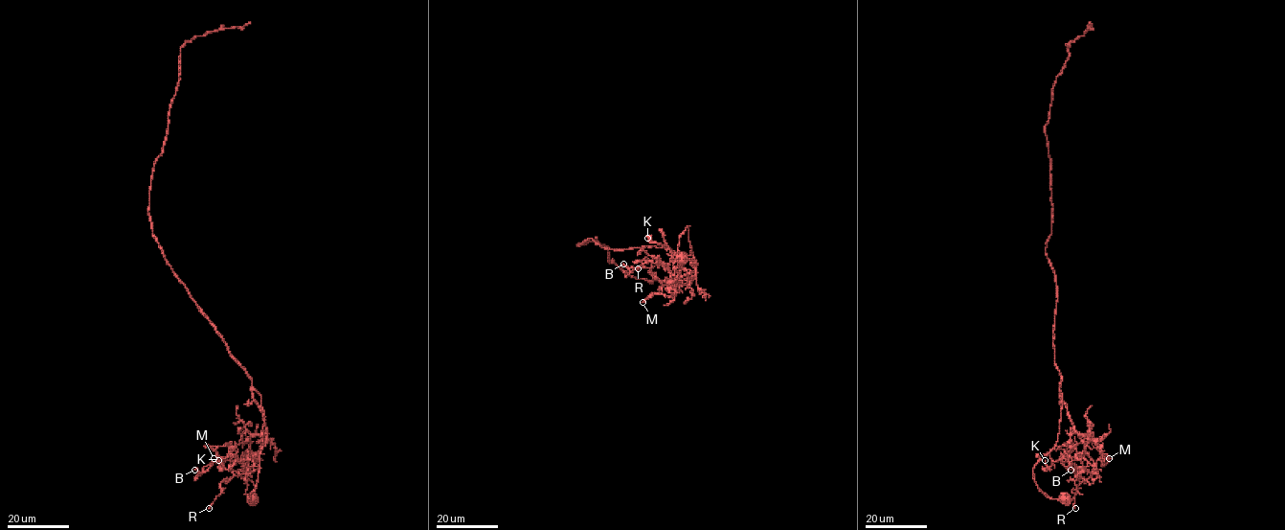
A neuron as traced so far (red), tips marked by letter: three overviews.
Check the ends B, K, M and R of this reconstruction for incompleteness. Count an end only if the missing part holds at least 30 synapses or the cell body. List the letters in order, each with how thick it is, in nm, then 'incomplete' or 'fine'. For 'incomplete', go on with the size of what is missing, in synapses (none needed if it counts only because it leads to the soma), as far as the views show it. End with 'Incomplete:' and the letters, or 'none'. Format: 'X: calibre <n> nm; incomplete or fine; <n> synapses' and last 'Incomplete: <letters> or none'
B: calibre 180 nm; fine
K: calibre 100 nm; fine
M: calibre 100 nm; fine
R: calibre 120 nm; fine
Incomplete: none

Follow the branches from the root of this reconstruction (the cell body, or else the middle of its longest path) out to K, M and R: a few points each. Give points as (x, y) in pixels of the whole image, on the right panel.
K: (1065, 498), (1048, 496), (1033, 473), (1058, 439), (1059, 388), (1084, 449), (1051, 461), (1049, 469), (1045, 460)
M: (1065, 498), (1048, 496), (1033, 473), (1058, 439), (1059, 388), (1073, 428), (1091, 435), (1102, 462), (1109, 458)
R: (1065, 498), (1048, 496), (1033, 473), (1058, 439), (1059, 388), (1092, 475), (1076, 491), (1075, 508)

